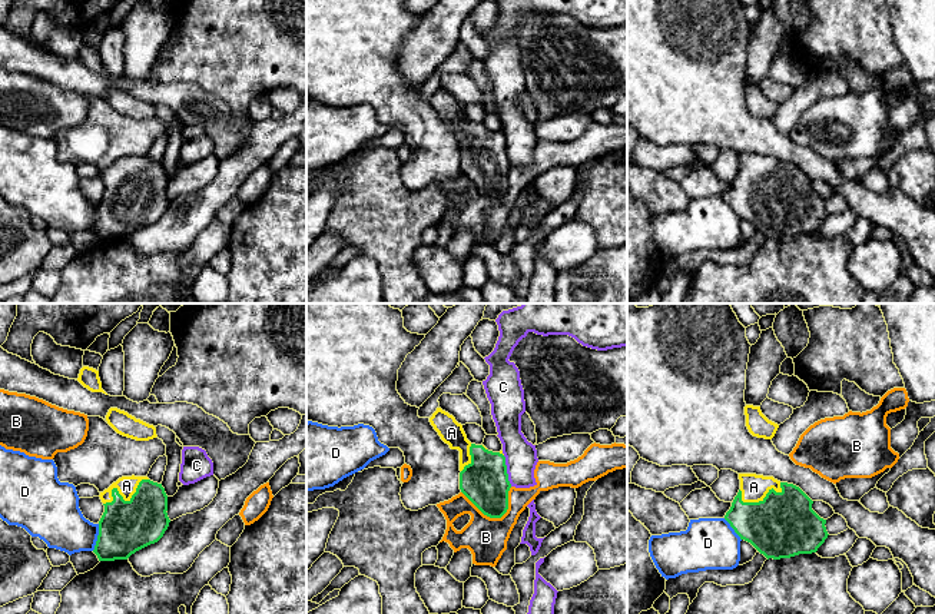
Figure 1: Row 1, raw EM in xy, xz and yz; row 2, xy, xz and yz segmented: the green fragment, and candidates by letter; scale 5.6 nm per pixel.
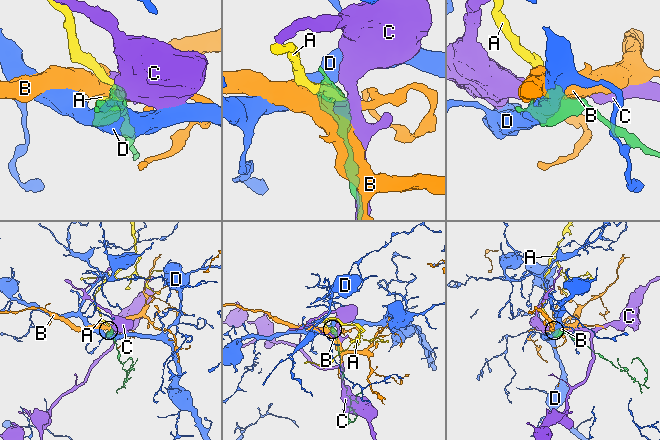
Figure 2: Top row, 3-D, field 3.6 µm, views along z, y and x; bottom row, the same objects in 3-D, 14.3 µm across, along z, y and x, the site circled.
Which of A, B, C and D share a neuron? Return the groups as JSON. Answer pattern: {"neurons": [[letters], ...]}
{"neurons": [["A"], ["B"], ["C"], ["D"]]}

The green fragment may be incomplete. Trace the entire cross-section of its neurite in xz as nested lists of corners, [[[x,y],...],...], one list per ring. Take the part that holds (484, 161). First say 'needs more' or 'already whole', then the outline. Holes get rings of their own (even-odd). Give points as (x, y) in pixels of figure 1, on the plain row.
needs more | [[[437,87],[431,104],[451,129],[460,130],[460,169],[487,196],[501,198],[508,189],[508,160],[503,130],[471,123],[462,104]]]

